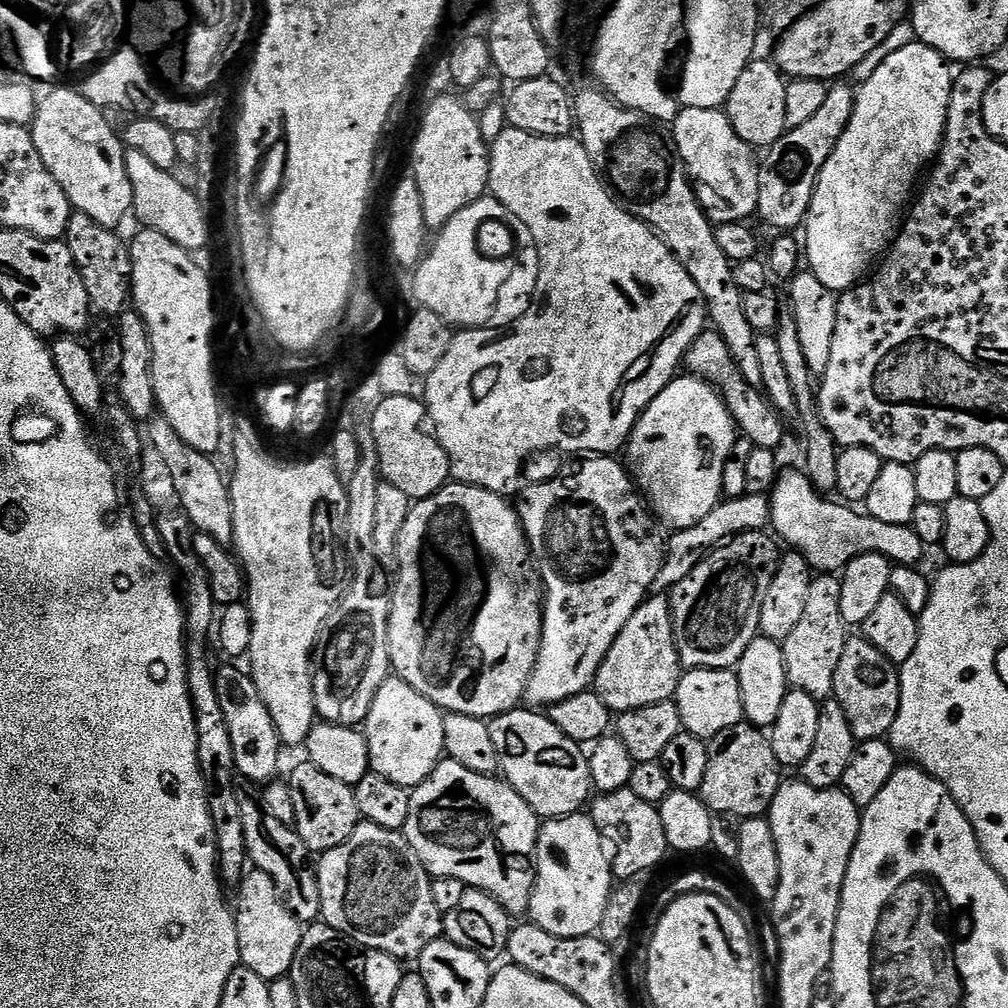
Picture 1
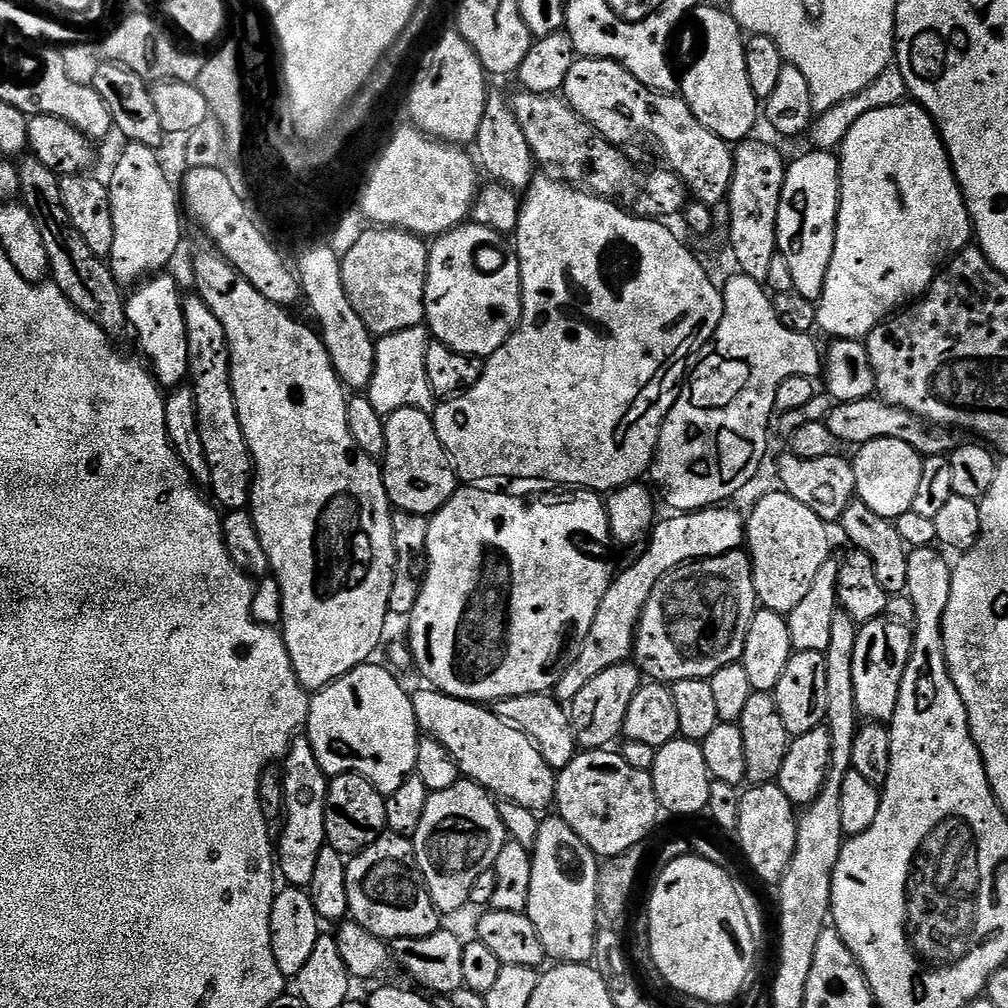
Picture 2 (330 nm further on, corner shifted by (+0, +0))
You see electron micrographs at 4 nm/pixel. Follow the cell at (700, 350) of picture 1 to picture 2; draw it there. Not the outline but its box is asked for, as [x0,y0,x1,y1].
[824,396,956,457]

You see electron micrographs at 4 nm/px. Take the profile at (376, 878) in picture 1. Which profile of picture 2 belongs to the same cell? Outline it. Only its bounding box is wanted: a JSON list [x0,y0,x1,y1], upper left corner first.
[346,834,441,942]

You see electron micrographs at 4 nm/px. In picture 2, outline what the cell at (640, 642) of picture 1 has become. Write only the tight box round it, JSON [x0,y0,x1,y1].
[570,662,642,750]

